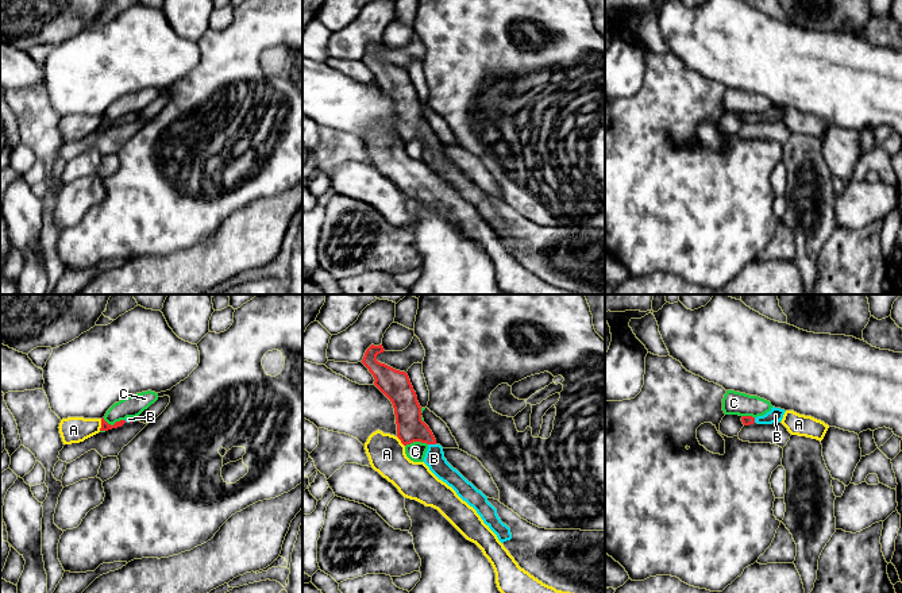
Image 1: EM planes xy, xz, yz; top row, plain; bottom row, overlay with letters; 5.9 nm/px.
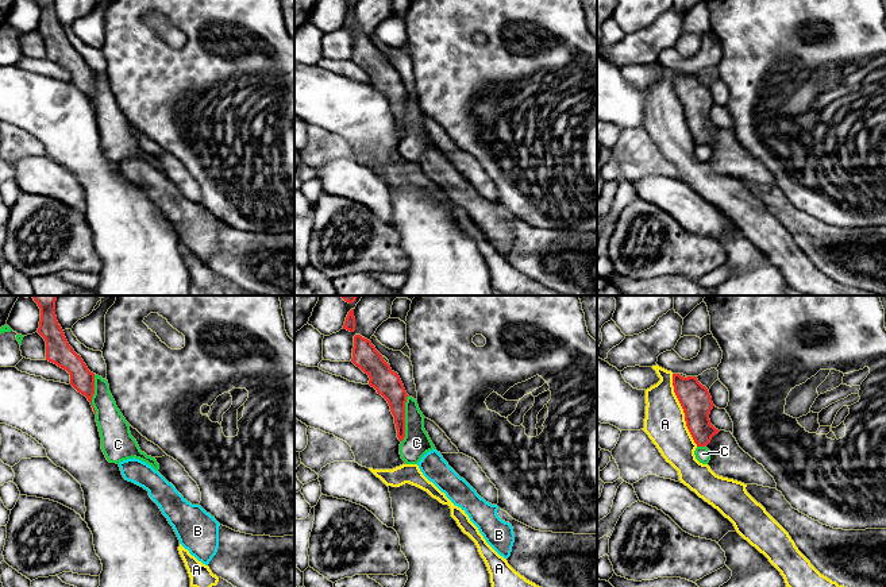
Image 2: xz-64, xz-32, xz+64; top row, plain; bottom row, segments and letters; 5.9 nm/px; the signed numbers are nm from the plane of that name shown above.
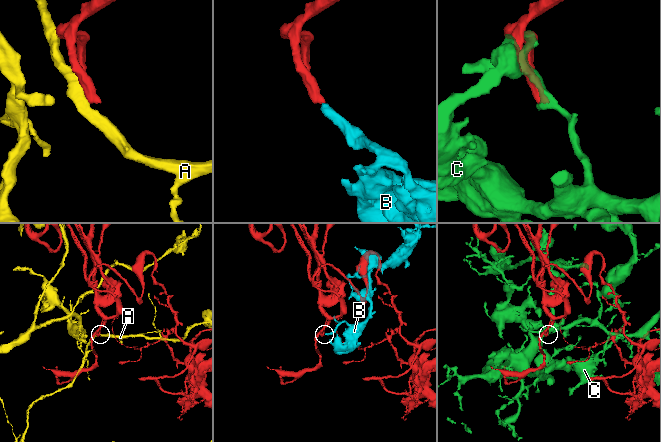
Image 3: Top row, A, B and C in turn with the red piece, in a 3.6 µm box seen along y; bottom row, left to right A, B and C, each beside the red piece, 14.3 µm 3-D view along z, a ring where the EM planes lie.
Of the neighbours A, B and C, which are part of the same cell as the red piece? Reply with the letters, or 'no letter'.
B

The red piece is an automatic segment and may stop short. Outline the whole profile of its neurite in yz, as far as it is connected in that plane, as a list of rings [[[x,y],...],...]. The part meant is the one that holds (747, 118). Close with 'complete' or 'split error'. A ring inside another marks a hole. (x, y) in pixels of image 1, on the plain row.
[[[772,104],[771,108],[763,113],[758,113],[758,115],[743,113],[741,119],[744,123],[749,123],[753,120],[758,120],[758,122],[779,120],[779,119],[782,119],[785,109],[786,109],[785,107]]] | split error

